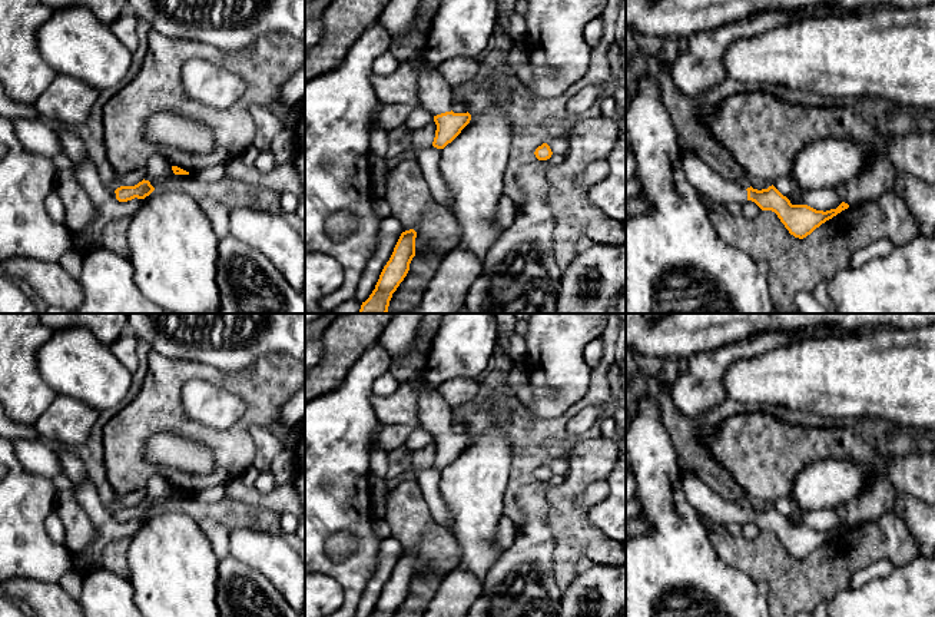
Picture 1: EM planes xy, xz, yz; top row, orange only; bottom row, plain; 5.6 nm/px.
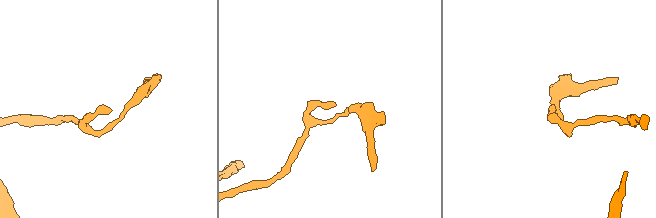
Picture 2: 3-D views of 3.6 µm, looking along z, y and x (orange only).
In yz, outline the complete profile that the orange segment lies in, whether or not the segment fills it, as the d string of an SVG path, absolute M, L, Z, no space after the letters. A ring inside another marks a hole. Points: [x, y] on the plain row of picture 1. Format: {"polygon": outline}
{"polygon": "M677 458L677 465L684 498L699 514L722 527L752 521L762 531L775 533L795 558L806 558L822 544L849 528L848 524L842 523L836 530L823 533L808 525L792 525L773 505L762 511L752 507L745 510L733 500L725 500L710 490L680 458Z"}

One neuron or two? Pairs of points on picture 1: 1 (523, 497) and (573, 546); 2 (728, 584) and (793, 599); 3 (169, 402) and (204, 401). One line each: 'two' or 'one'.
1: two
2: two
3: two

